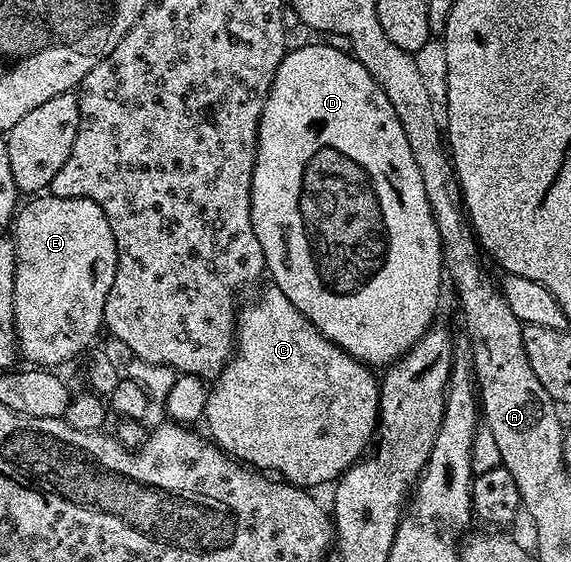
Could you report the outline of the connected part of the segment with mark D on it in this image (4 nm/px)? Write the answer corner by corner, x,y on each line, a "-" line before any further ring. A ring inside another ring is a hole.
305,43
302,47
295,48
294,51
293,48
286,50
283,61
273,78
271,89
267,93
267,101
263,105
261,120
257,126
257,164
253,166
253,184
251,185
251,225
255,229
255,237
259,237
259,245
263,249
268,278
273,278
270,279
272,286
281,290
289,298
291,305
295,305
295,309
299,309
299,313
303,313
303,317
307,317
311,321
311,325
315,325
315,329
319,329
319,333
323,333
323,337
327,337
334,345
341,347
348,355
358,359
360,363
373,369
384,369
390,363
396,363
401,356
407,354
419,341
419,337
423,337
423,333
434,326
433,314
436,313
437,302
441,299
441,279
443,283
441,238
439,237
439,229
435,225
435,217
431,213
431,205
427,201
427,189
423,189
423,177
419,173
419,165
415,165
411,145
407,145
407,136
403,134
403,125
399,125
399,117
395,117
395,109
391,109
391,101
387,101
387,93
383,93
383,89
379,89
375,77
371,77
371,73
367,73
367,69
363,69
357,56
348,50
345,51
340,51
339,48
332,47
329,43

